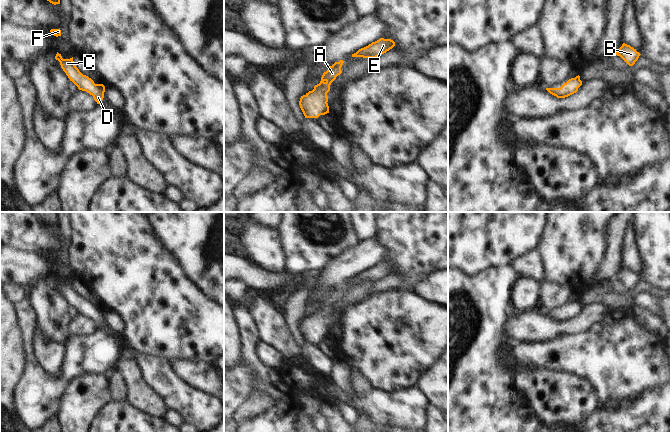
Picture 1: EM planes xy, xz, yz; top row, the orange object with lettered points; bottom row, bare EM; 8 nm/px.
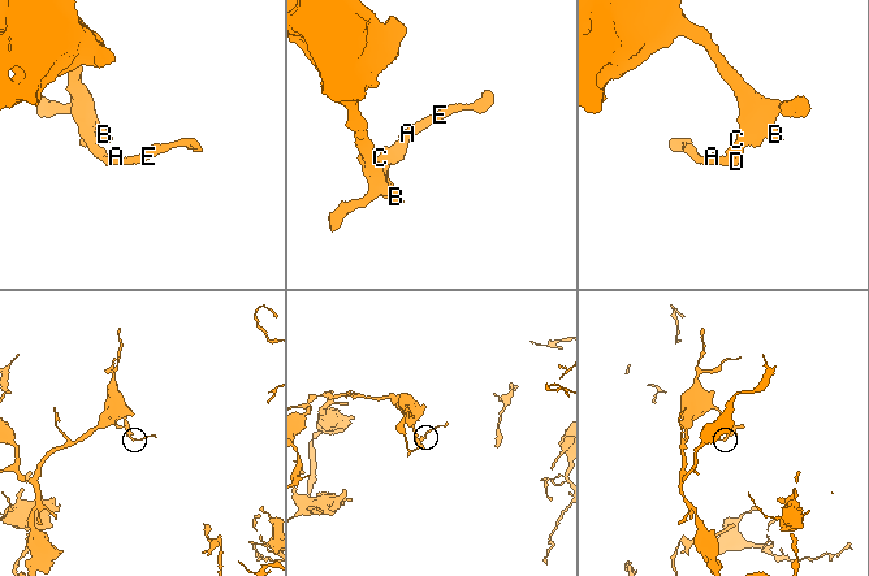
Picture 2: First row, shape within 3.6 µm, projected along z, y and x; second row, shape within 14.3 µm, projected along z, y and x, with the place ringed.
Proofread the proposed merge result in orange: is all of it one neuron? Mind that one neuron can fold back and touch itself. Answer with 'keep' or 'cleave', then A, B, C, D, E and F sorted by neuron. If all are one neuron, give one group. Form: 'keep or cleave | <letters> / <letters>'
keep | A B C D E F

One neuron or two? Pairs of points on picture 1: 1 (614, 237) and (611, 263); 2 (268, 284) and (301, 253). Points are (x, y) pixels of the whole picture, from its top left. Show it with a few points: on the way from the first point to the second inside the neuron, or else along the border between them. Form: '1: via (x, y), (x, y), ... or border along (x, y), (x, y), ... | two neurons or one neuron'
1: via (614, 243), (613, 257) | one neuron
2: border along (287, 271), (293, 275) | two neurons

